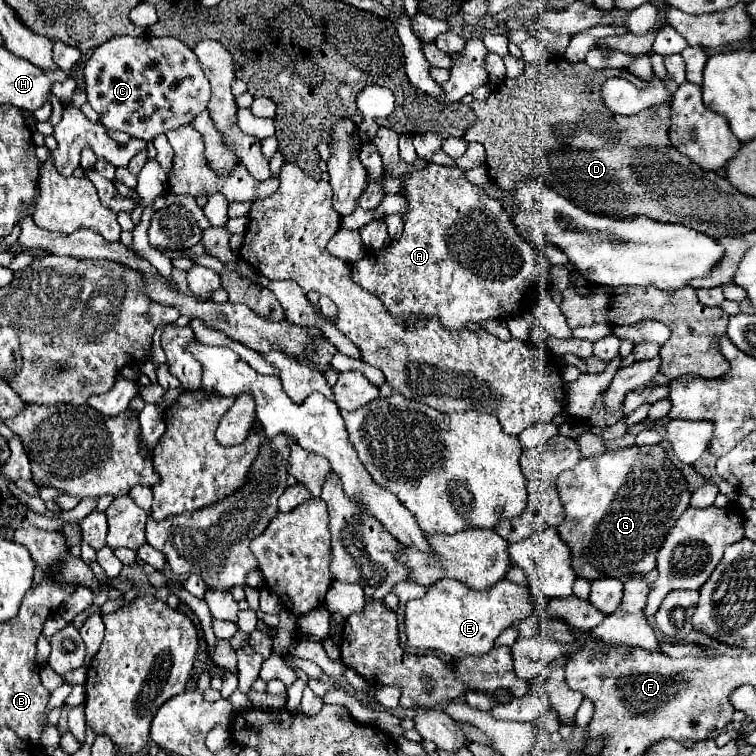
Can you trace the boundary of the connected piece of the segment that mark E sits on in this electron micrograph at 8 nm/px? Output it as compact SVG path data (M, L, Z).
M443 578L429 586L423 598L411 600L405 606L407 642L419 650L441 650L447 656L487 654L495 638L517 620L529 616L529 590L509 580L497 582L493 588L477 592L459 580Z

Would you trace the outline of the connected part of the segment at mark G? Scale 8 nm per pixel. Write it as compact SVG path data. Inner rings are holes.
M659 444L627 446L583 458L573 470L561 472L557 490L565 506L565 520L557 530L575 552L575 574L587 580L651 572L667 532L691 500L687 480Z

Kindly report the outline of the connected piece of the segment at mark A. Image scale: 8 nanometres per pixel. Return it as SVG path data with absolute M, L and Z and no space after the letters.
M429 164L425 170L419 170L419 172L413 172L407 176L407 188L403 190L403 194L407 196L407 202L409 202L409 212L403 214L403 222L405 222L405 228L403 228L403 236L397 240L397 242L391 242L387 248L383 250L369 250L361 260L357 260L355 264L349 266L349 272L351 272L351 280L355 284L359 284L361 288L365 288L367 292L375 294L383 306L389 310L389 314L397 316L397 318L403 318L405 324L415 324L419 318L433 318L437 316L443 324L445 330L449 332L459 332L459 330L467 330L467 324L473 322L473 324L481 324L489 318L497 318L497 320L507 320L519 312L529 312L535 308L535 304L539 302L541 294L545 292L547 288L547 276L549 276L549 268L551 268L551 262L547 260L547 256L539 250L539 248L533 248L529 246L515 230L513 226L513 220L511 216L505 212L505 208L501 204L497 204L497 200L489 198L477 184L469 182L467 176L465 176L465 170L463 168L457 168L457 166L437 166L437 164Z

